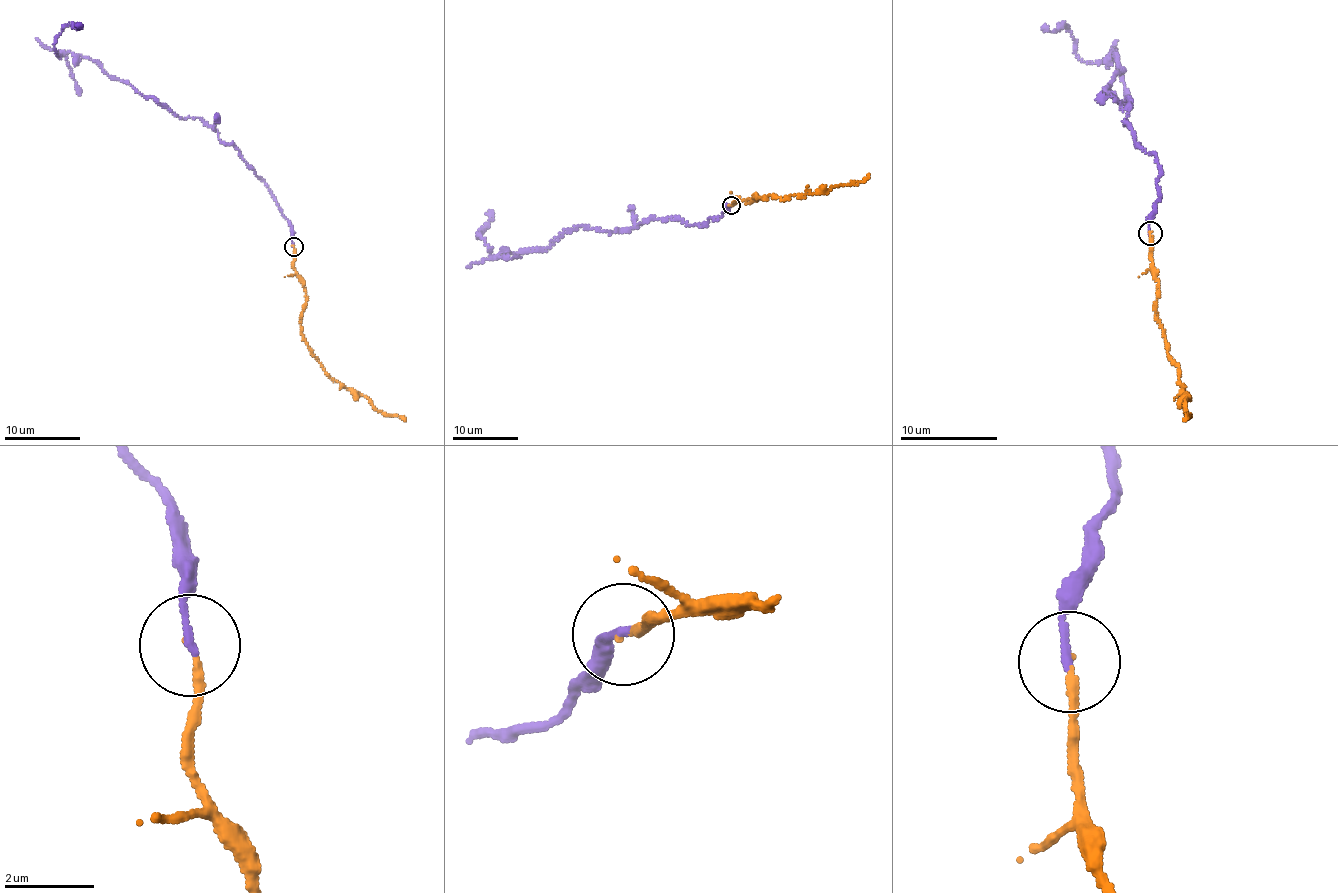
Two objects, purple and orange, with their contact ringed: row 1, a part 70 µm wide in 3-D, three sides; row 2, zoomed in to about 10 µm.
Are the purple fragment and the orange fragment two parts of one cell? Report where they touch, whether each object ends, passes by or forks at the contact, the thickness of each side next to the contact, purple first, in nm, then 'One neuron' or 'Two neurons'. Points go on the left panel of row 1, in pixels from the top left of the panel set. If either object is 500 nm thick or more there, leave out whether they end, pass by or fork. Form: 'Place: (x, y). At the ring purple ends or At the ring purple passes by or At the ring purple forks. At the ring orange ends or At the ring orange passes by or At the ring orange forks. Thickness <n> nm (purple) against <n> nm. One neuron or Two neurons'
Place: (293, 246). At the ring purple ends. At the ring orange ends. Thickness 160 nm (purple) against 140 nm. One neuron

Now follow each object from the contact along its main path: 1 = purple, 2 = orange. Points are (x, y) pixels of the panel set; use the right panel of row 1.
1: (1149, 233), (1159, 165), (1125, 125), (1129, 97), (1106, 92), (1123, 71), (1042, 27)
2: (1149, 233), (1162, 336), (1167, 356), (1178, 368), (1188, 395), (1186, 413), (1190, 413), (1183, 421)

